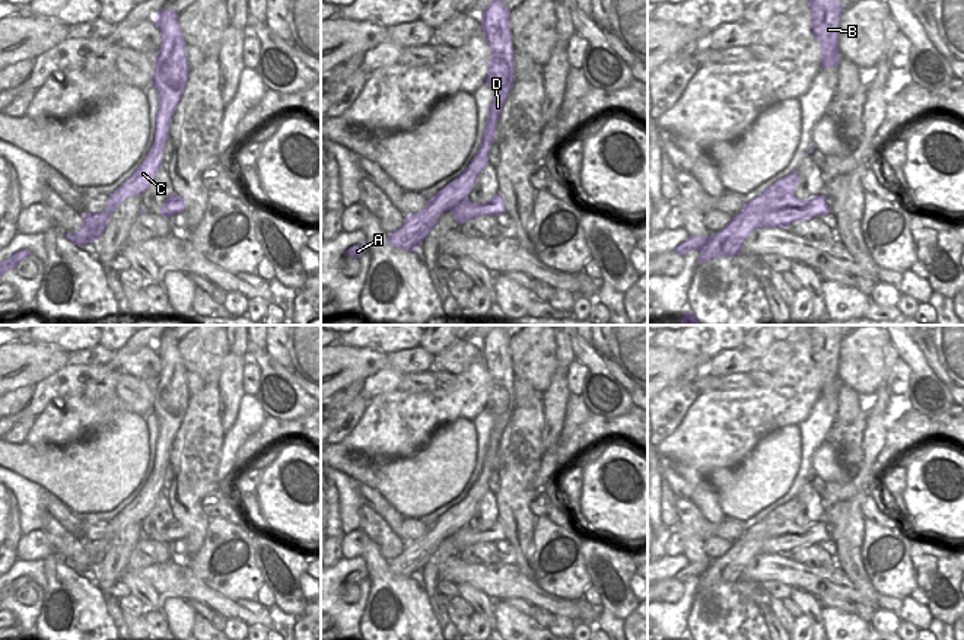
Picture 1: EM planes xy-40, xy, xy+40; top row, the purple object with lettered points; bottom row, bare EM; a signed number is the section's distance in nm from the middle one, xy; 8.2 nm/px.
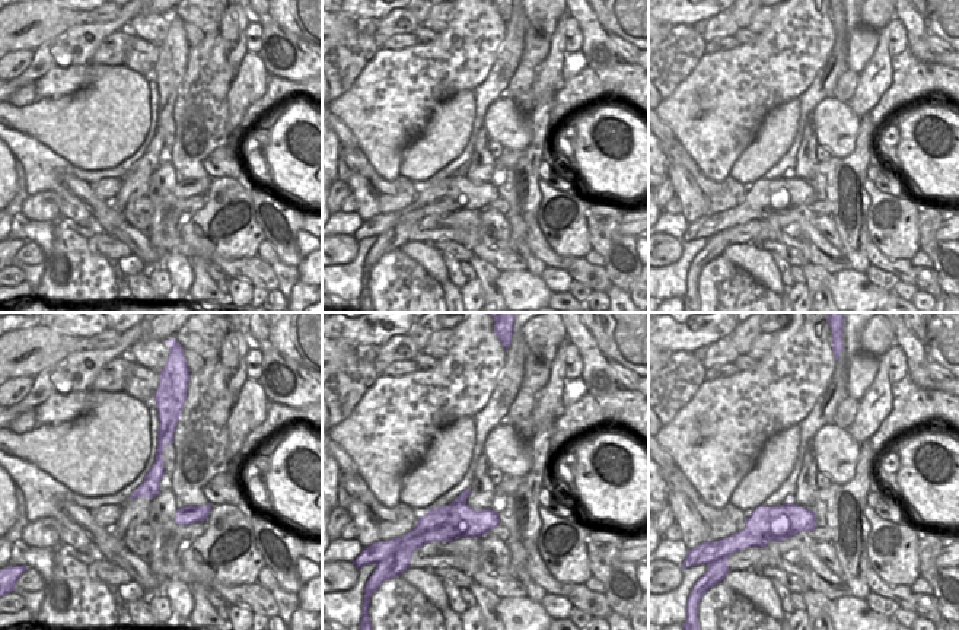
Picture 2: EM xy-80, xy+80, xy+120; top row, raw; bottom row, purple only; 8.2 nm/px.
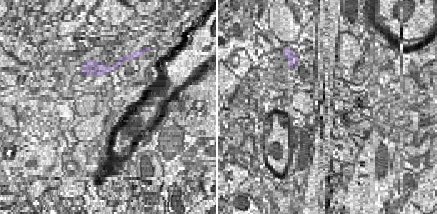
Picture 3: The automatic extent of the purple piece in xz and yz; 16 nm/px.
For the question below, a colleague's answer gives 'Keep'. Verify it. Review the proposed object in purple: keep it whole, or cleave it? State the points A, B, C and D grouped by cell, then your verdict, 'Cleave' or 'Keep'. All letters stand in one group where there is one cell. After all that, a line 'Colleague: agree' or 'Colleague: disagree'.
Groups: A / B C D. Cleave.
Colleague: disagree

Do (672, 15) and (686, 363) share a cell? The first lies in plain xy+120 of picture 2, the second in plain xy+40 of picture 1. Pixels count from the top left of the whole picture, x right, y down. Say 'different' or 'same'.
different

